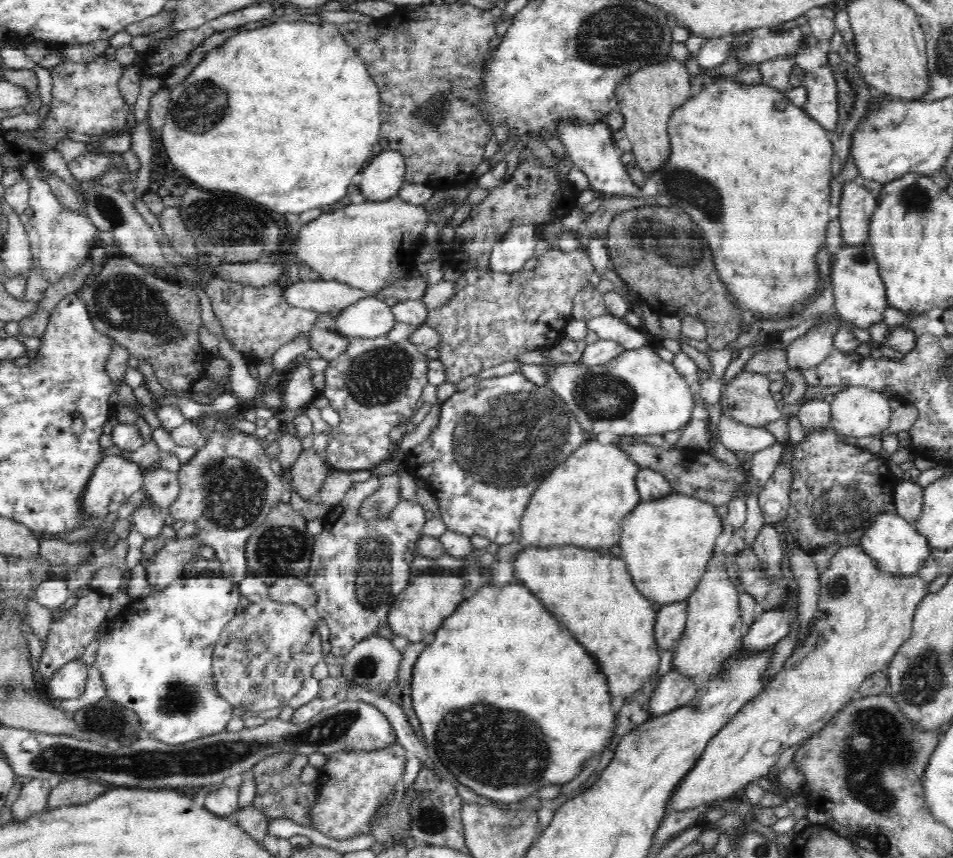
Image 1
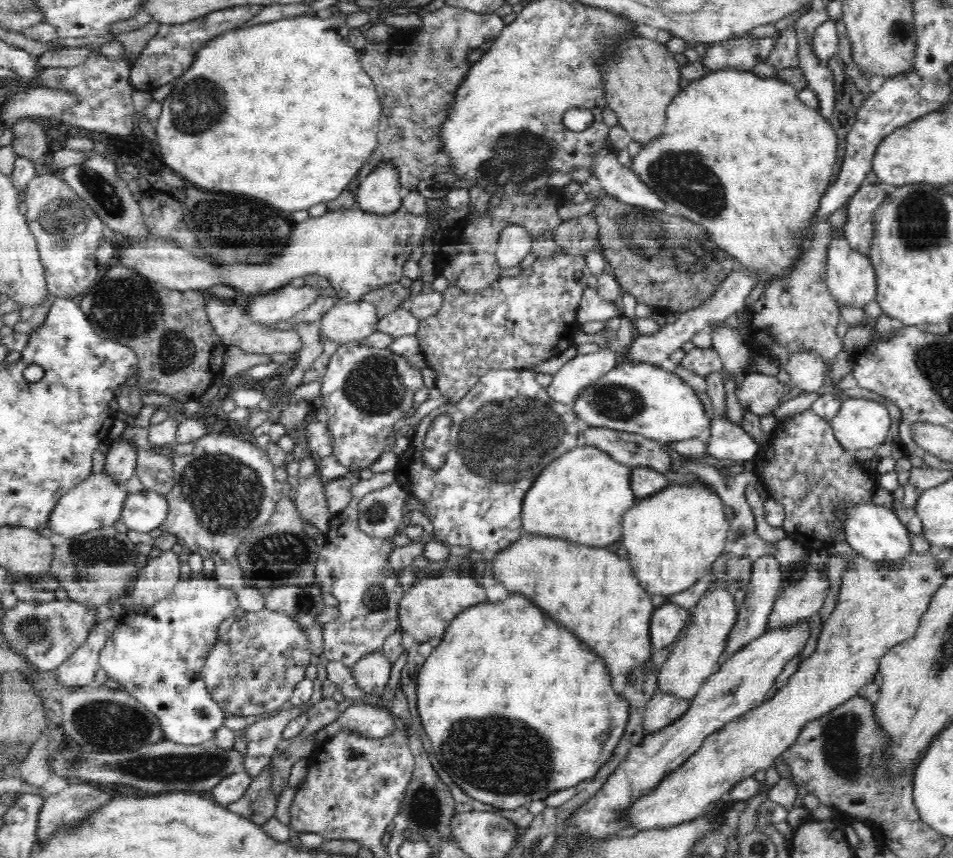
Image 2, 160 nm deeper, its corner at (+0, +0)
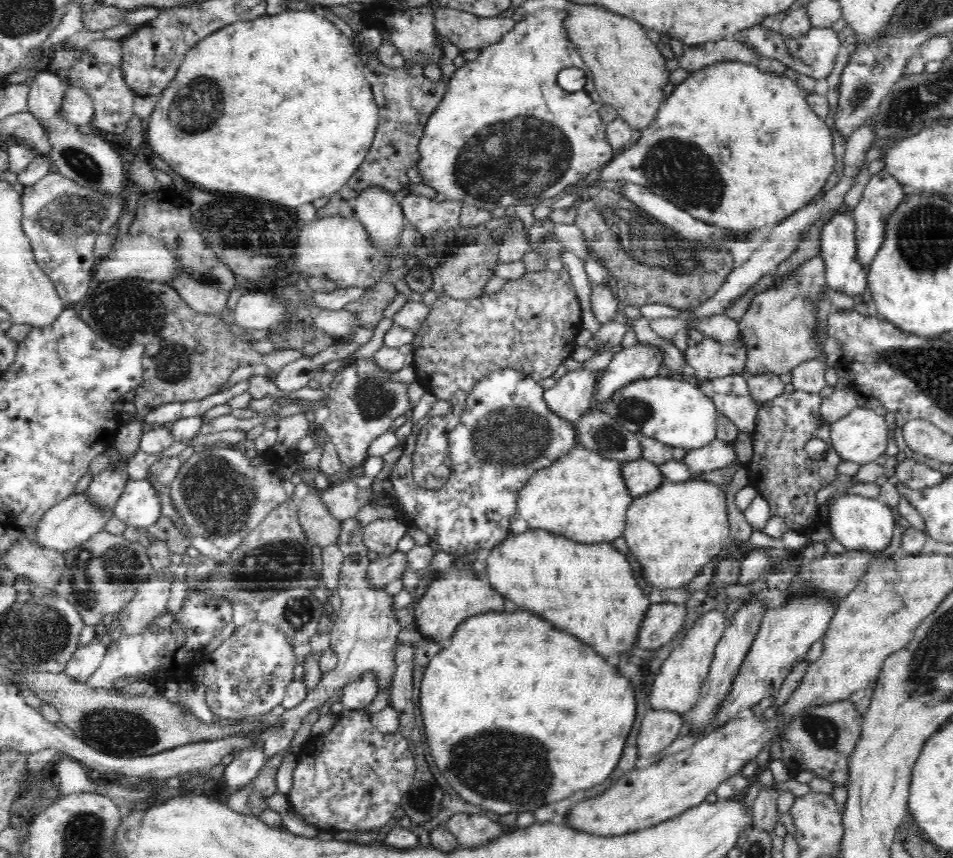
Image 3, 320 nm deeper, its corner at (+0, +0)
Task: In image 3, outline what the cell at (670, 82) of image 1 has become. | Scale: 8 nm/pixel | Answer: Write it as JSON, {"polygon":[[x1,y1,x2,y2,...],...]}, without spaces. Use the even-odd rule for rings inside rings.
{"polygon":[[575,3,570,10,564,30,575,43,586,70,590,73,595,92,604,104,611,105,633,129,646,129,656,119,663,104,664,86,668,84,668,70,664,68,664,58,646,38,644,27,632,18,608,12,600,5]]}

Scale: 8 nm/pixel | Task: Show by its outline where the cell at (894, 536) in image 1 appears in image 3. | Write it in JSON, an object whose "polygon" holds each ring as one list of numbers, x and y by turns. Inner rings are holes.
{"polygon":[[846,494,826,510,826,523,833,537,846,549,858,552,880,552,884,550,898,531,892,509,876,498,865,498,856,494]]}

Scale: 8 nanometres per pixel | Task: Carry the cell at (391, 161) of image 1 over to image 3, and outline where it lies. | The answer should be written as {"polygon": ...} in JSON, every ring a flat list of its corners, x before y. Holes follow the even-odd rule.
{"polygon":[[368,186,356,198,354,218,363,223,376,246,396,246,406,221,401,204,383,186]]}

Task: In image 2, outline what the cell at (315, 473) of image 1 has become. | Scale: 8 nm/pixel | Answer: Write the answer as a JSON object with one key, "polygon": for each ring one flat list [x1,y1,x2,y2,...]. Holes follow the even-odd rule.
{"polygon":[[312,476,298,484,298,496,295,505,301,519,316,526,324,536,330,530,330,520,333,514,328,510,325,495,325,484,320,478]]}

